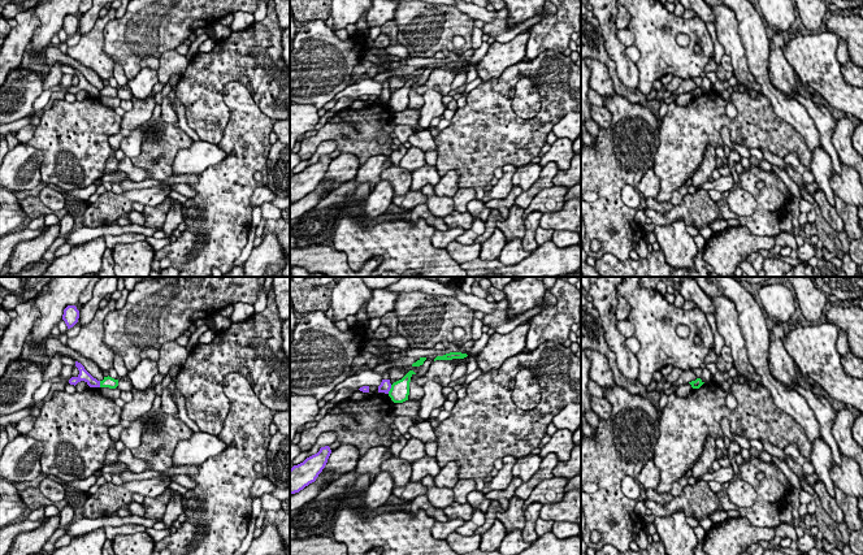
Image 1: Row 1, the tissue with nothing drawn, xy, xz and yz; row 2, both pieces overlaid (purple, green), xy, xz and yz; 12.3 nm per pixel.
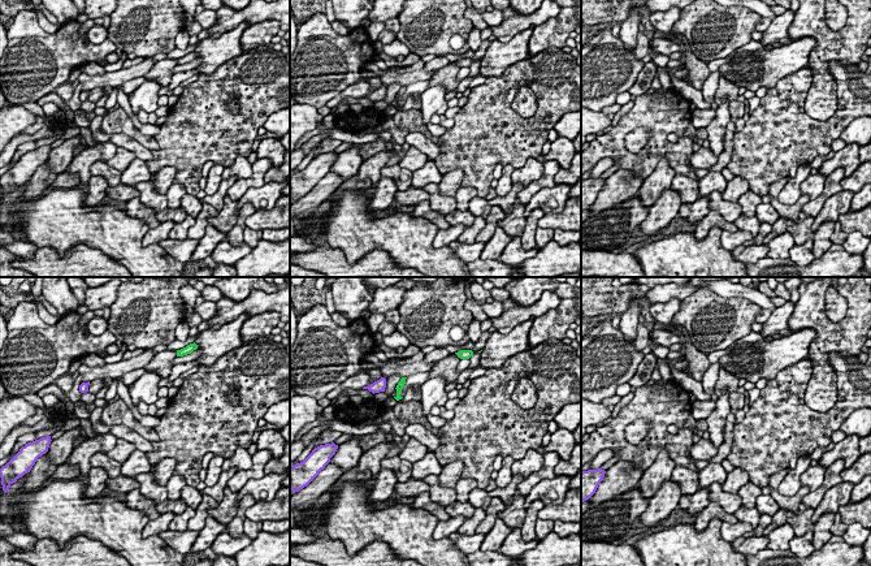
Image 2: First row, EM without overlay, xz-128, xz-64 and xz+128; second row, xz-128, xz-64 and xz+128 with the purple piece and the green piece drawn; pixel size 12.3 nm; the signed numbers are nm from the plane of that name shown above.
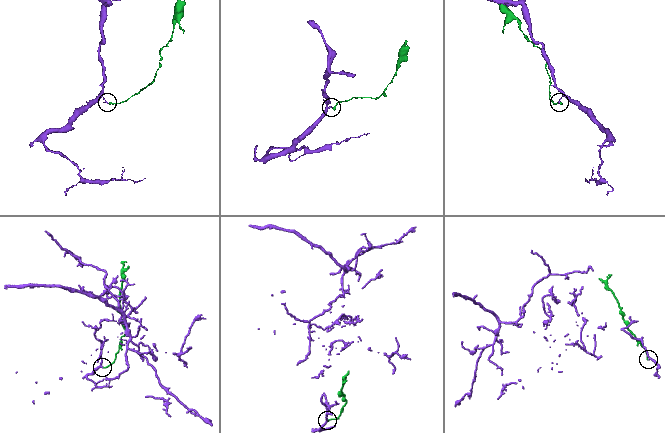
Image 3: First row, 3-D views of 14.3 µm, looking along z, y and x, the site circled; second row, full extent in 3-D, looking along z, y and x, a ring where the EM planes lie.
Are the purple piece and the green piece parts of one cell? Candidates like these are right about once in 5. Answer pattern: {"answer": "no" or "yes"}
{"answer": "no"}

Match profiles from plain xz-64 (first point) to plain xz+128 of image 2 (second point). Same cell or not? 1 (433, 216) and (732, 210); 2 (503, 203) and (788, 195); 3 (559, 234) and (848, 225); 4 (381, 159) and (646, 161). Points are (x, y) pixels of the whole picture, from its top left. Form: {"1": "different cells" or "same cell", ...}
{"1": "different cells", "2": "different cells", "3": "different cells", "4": "different cells"}

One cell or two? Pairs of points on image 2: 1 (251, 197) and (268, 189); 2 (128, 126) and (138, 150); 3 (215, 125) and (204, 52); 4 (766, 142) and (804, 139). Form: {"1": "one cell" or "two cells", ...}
{"1": "one cell", "2": "two cells", "3": "two cells", "4": "one cell"}

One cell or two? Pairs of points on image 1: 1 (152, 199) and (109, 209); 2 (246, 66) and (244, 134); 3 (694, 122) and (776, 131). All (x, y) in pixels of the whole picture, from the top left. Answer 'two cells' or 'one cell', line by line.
1: one cell
2: two cells
3: one cell

